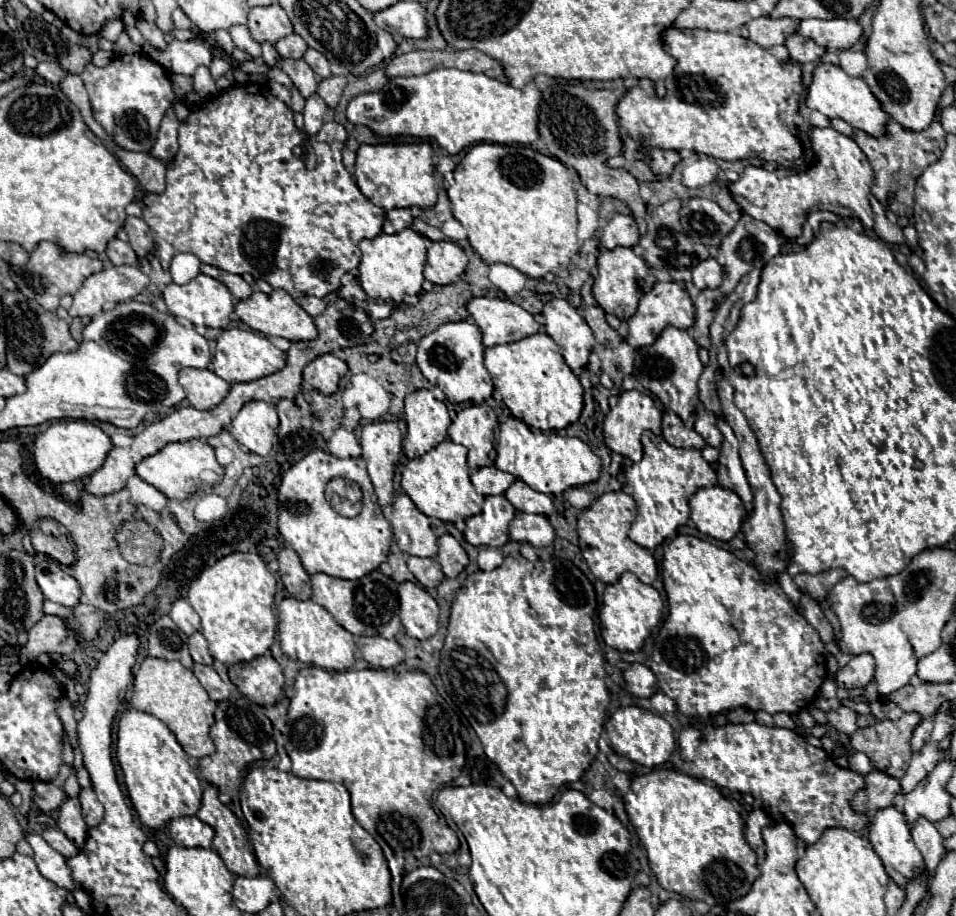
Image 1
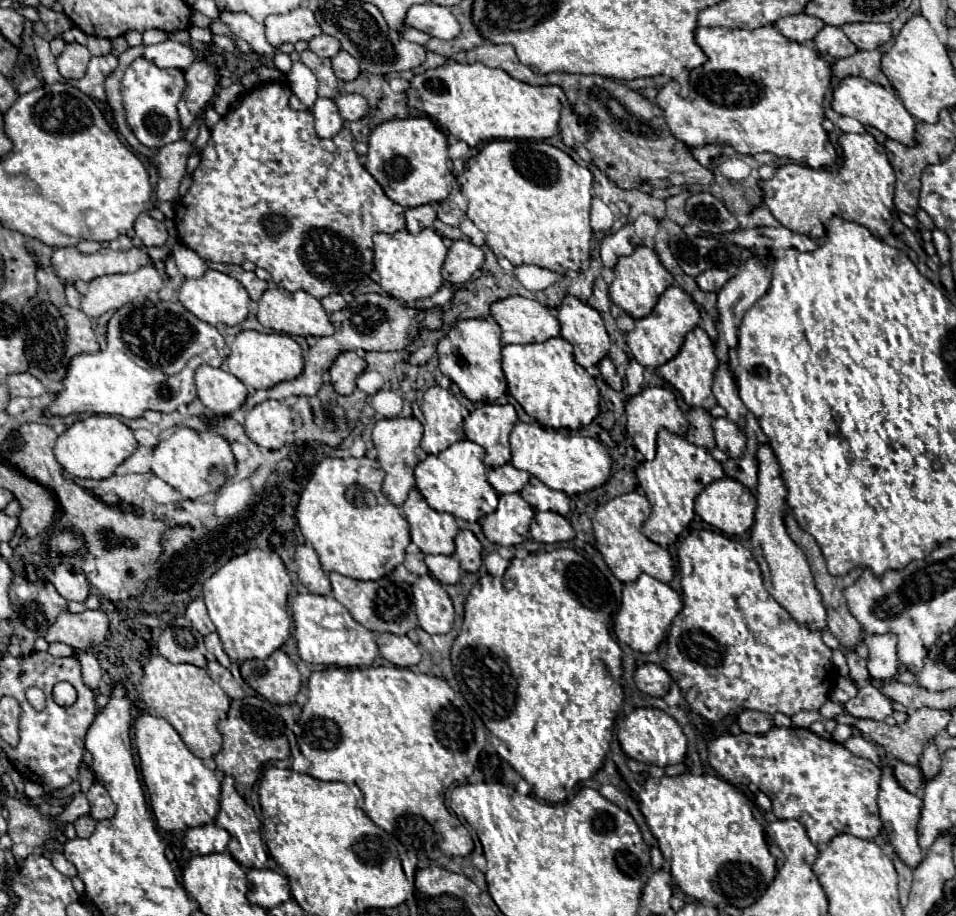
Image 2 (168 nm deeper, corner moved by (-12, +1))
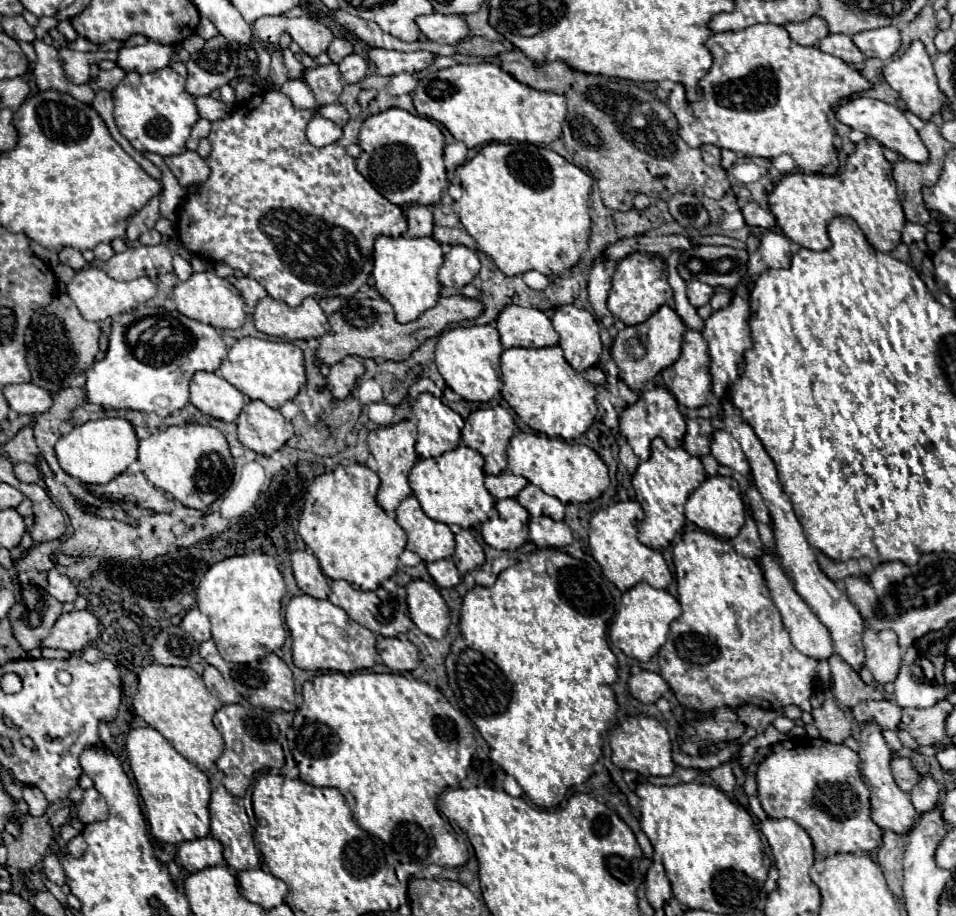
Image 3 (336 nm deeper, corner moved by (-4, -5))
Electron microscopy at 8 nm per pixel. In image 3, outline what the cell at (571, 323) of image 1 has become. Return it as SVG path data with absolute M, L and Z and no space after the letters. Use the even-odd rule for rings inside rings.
M562 305L552 315L552 325L560 335L564 359L576 371L586 371L596 365L602 355L598 323L592 313L574 305Z

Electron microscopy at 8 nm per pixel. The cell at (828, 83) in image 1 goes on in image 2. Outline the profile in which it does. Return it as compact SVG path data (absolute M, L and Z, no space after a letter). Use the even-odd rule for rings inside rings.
M846 77L834 91L832 109L840 115L858 119L866 127L876 127L886 137L904 143L906 147L916 145L916 119L906 111L902 99L882 85L876 85L864 77Z

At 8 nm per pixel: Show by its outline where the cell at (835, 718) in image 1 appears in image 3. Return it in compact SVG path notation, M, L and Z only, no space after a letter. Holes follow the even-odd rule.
M860 701L850 707L850 715L858 723L876 723L882 729L896 729L902 717L902 709L892 701Z

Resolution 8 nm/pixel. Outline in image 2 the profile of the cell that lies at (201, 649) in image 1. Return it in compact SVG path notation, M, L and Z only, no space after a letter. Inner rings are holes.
M210 633L210 635L206 635L204 637L204 641L206 641L206 649L226 667L226 669L230 669L230 659L228 659L228 655L224 653L224 649L222 649L222 643L220 643L220 637L218 637L218 633Z

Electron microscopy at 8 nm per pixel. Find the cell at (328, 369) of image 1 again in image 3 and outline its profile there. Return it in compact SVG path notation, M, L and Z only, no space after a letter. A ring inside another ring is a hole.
M346 357L340 363L330 367L326 377L326 385L336 399L344 399L350 395L354 383L364 375L364 365L360 365L358 357Z

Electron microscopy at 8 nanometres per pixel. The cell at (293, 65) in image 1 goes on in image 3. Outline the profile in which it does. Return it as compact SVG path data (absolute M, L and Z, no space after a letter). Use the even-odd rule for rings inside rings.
M334 63L304 69L304 81L312 89L316 105L320 105L320 107L328 105L328 103L336 103L338 95L342 93L342 87L344 87L338 65L334 65Z

